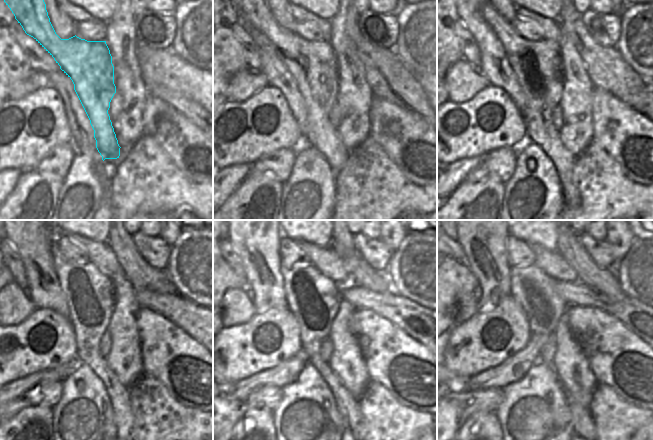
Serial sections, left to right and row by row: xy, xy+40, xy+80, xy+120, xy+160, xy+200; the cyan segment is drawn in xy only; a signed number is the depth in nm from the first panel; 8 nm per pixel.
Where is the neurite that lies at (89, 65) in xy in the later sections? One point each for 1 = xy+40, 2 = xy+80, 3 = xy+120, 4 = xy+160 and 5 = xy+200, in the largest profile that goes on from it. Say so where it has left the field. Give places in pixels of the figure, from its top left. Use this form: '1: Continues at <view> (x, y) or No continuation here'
1: Continues at xy+40 (312, 64)
2: Continues at xy+80 (537, 64)
3: Continues at xy+120 (89, 293)
4: Continues at xy+160 (314, 299)
5: Continues at xy+200 (536, 292)

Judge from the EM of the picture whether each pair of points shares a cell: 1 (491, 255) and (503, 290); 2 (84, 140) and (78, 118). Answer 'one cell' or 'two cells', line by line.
1: one cell
2: one cell

